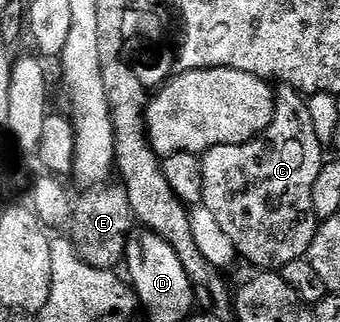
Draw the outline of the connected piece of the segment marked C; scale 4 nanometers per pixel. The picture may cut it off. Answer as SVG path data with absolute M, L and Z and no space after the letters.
M305 108L301 112L301 120L281 120L275 118L267 126L267 130L263 130L261 135L253 140L249 140L245 144L236 144L235 146L215 146L211 150L207 150L200 157L201 174L203 184L203 194L201 195L201 204L207 210L211 210L211 215L215 217L215 222L219 222L223 234L227 234L227 238L231 238L231 242L235 246L238 257L257 270L280 270L283 266L287 266L287 262L295 262L296 260L304 260L309 255L309 247L311 246L311 238L315 238L317 233L318 219L313 212L311 206L311 186L315 186L315 178L319 178L319 170L323 163L321 157L321 140L317 137L317 128L313 125L313 112L309 108Z

